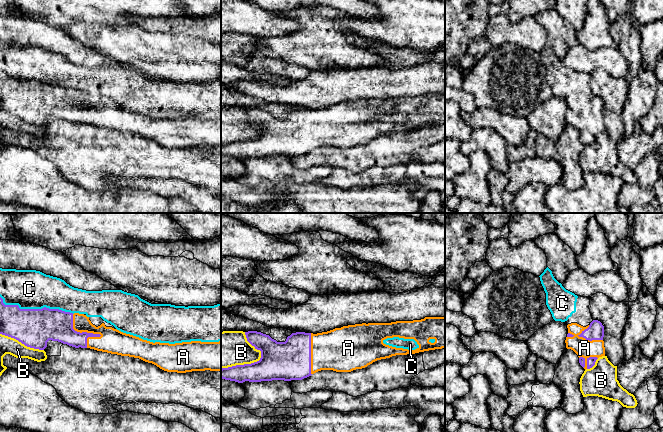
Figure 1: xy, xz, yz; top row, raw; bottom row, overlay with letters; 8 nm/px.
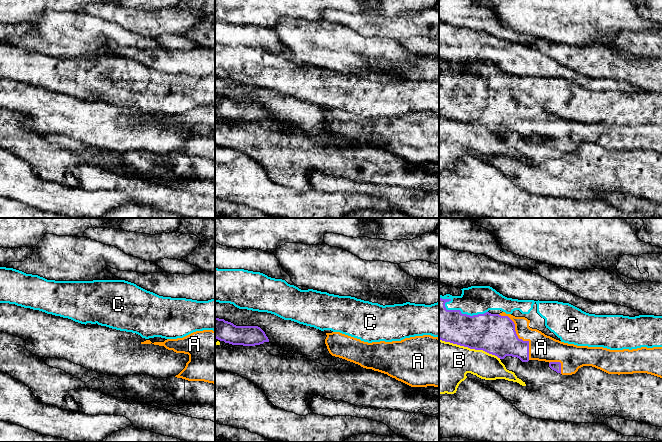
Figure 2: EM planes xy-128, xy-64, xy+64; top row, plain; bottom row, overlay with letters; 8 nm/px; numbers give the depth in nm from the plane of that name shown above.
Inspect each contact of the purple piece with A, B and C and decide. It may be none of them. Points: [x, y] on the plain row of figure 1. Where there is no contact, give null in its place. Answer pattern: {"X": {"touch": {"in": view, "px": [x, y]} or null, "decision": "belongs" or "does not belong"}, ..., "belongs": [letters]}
{"A": {"touch": {"in": "xy", "px": [91, 109]}, "decision": "belongs"}, "B": {"touch": {"in": "xz", "px": [254, 138]}, "decision": "does not belong"}, "C": {"touch": {"in": "xy", "px": [35, 85]}, "decision": "does not belong"}, "belongs": ["A"]}

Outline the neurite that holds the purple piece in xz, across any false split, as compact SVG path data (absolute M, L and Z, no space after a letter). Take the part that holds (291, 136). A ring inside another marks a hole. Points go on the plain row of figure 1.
M425 93L421 96L396 97L391 99L362 99L343 102L322 109L296 108L285 118L277 118L269 111L257 107L245 108L247 117L261 127L259 137L221 145L221 154L243 159L272 156L302 156L321 146L351 148L362 145L381 135L396 131L445 124L445 93ZM387 114L414 115L419 123L415 126L396 124L383 119Z

